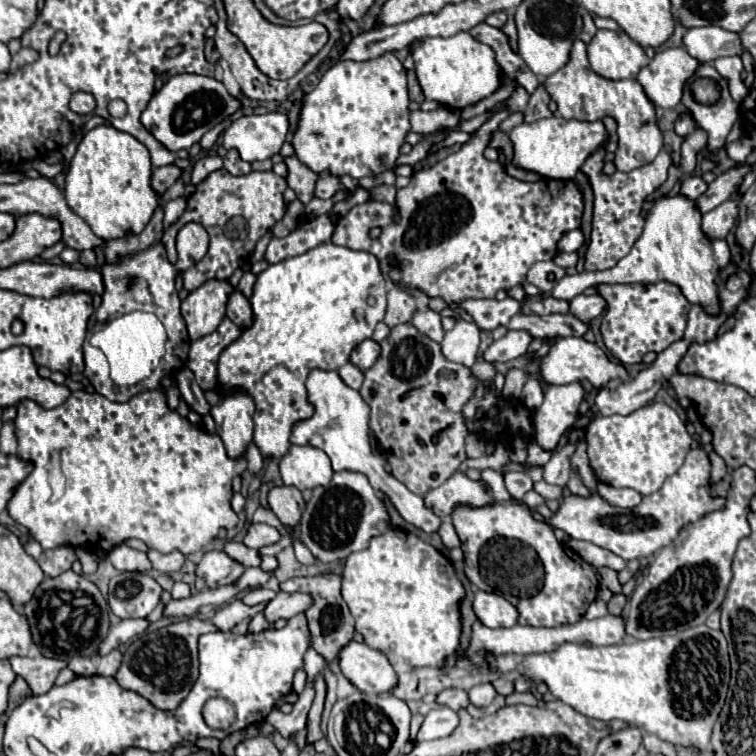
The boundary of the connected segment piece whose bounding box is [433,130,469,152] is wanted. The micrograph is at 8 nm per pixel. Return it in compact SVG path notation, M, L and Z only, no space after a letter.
M453 130L445 140L441 140L439 144L435 144L435 146L433 146L433 152L437 152L437 150L439 150L439 148L443 148L443 146L451 146L451 144L465 144L467 140L469 140L469 134L467 134L467 132L455 132L455 130Z

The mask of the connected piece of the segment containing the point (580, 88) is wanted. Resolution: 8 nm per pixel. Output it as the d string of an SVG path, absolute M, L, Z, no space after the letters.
M575 40L569 54L569 62L543 80L549 98L557 104L557 110L565 120L575 118L593 122L605 116L613 116L619 122L619 148L615 152L615 166L619 172L631 172L643 164L649 164L663 148L663 136L657 128L655 106L649 102L635 78L607 80L595 74L587 62L585 50L587 46L581 40Z

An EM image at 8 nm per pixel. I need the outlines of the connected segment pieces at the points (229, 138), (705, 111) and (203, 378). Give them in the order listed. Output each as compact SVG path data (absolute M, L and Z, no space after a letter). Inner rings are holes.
M281 112L241 116L223 132L223 146L235 148L245 162L267 160L279 154L289 132L289 118Z
M711 62L699 64L695 74L687 80L685 90L683 90L683 104L691 112L693 120L699 124L699 128L703 128L707 132L707 136L709 136L709 150L723 148L725 146L725 138L727 138L731 126L739 118L739 104L731 98L729 88L727 88L727 80L713 68ZM703 76L713 78L721 86L721 98L713 106L701 106L691 96L689 84L695 78L703 78Z
M223 318L221 326L215 332L211 332L209 336L203 336L201 340L191 342L187 366L195 374L195 380L199 382L201 388L219 390L219 386L217 386L217 360L219 360L221 352L229 344L233 344L239 336L241 336L241 330L229 318Z

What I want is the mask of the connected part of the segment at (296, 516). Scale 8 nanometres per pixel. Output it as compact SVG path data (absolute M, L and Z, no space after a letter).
M275 486L269 490L269 508L283 524L295 528L305 510L305 500L293 486Z

